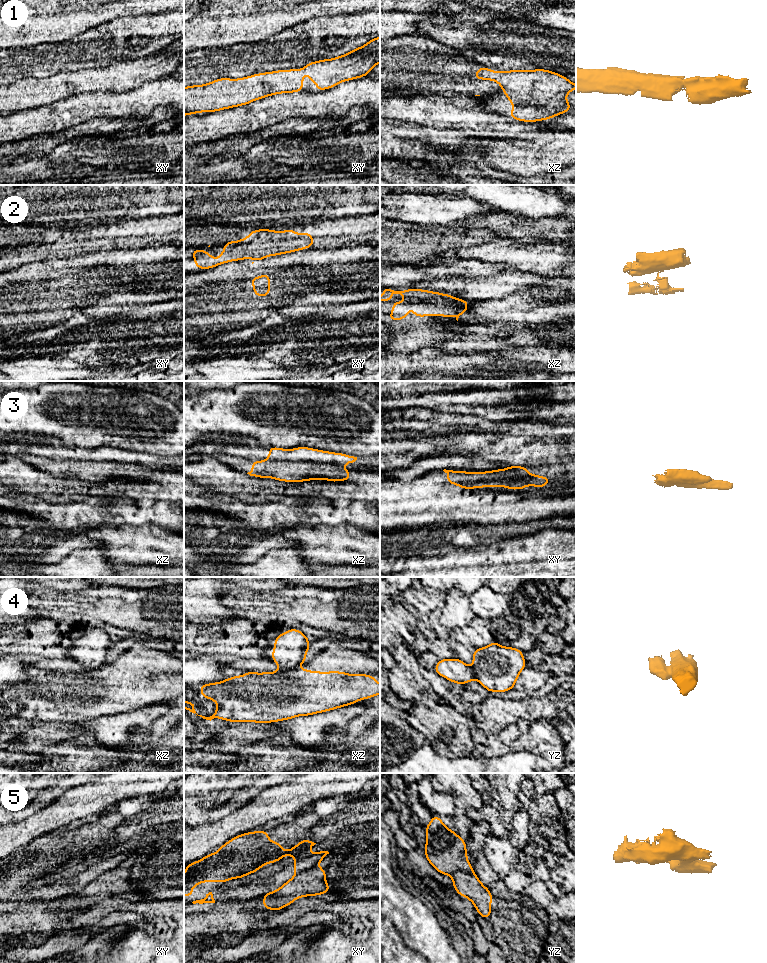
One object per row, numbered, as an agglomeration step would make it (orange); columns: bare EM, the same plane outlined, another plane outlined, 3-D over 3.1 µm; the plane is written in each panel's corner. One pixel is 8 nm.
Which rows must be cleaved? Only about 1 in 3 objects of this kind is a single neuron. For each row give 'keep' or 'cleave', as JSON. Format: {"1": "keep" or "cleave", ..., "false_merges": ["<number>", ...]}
{"1": "keep", "2": "cleave", "3": "cleave", "4": "cleave", "5": "cleave", "false_merges": ["2", "3", "4", "5"]}

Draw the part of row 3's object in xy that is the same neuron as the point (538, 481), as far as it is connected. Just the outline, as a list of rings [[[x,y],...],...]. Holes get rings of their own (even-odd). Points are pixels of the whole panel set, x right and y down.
[[[509,466],[506,469],[496,469],[494,471],[485,471],[484,473],[505,473],[511,477],[515,477],[516,480],[513,483],[506,485],[506,488],[510,490],[522,490],[528,485],[544,488],[551,482],[549,477],[530,474],[528,469],[524,466]]]

